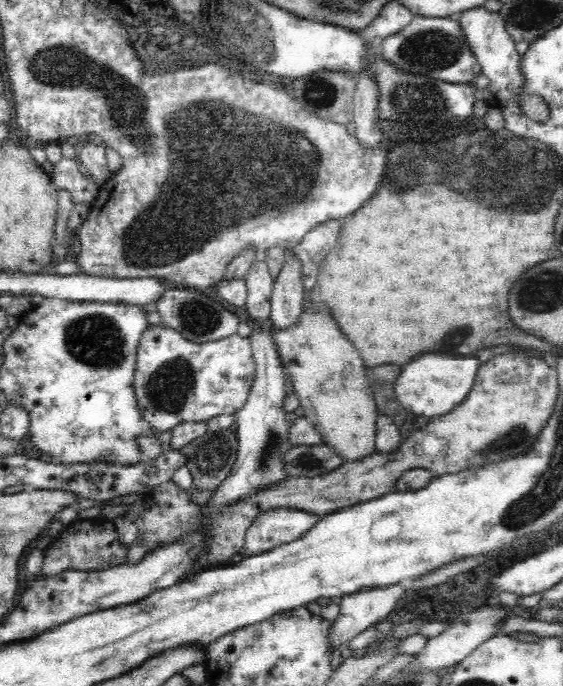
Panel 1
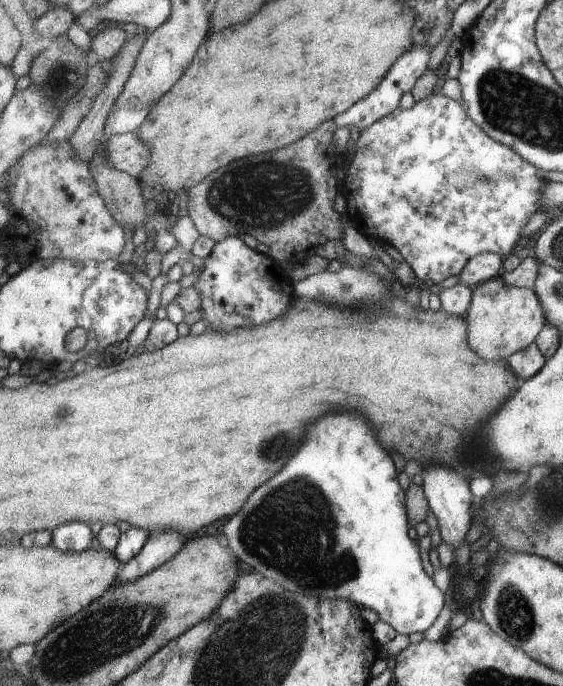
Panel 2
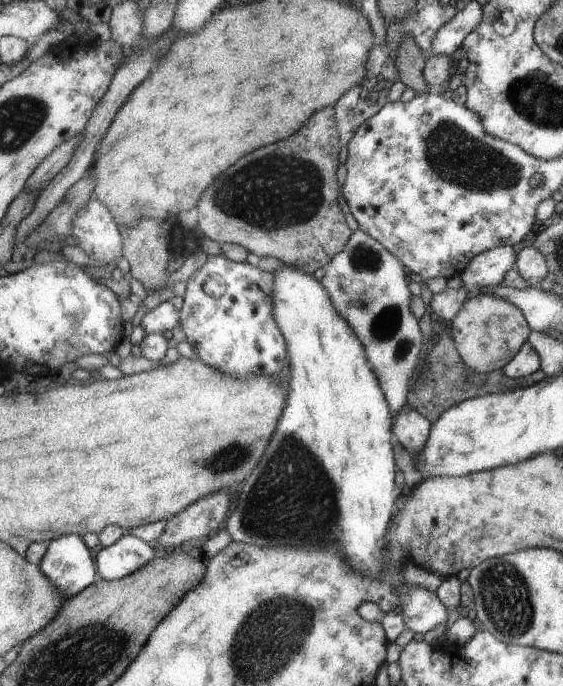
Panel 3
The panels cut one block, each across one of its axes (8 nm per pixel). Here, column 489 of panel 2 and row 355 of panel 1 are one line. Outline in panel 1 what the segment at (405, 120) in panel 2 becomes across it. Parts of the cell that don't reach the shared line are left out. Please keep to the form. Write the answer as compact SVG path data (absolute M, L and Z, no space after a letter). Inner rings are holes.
M150 325L135 351L134 388L142 418L159 433L181 422L208 421L218 414L236 414L245 405L255 375L249 339L236 333L210 342L194 343L172 327Z

